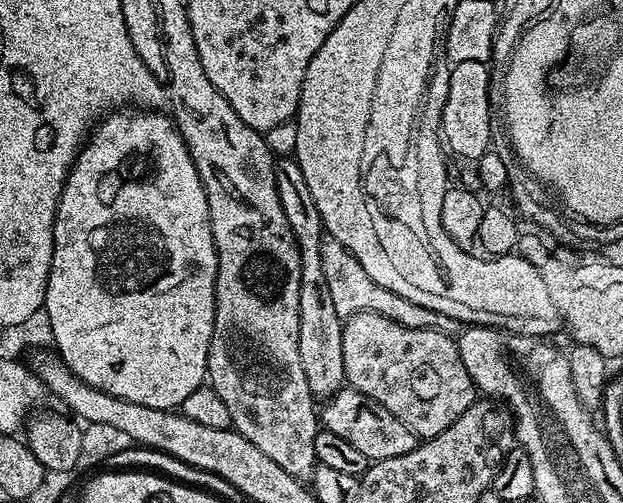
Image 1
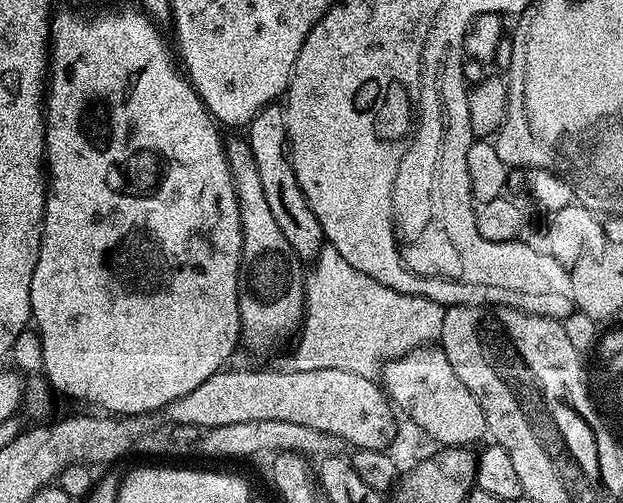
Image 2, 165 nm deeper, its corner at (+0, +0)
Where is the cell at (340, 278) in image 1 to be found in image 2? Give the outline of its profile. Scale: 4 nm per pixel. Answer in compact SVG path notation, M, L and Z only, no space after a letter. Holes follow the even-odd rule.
M331 246L321 248L306 272L304 318L298 329L300 341L292 356L295 371L350 370L350 374L362 374L362 378L376 380L388 361L405 356L415 348L435 345L442 334L445 305L428 296L412 295L411 291L390 290L390 286L382 286L382 282L374 282L374 278L362 274L362 270L354 270L354 266Z

